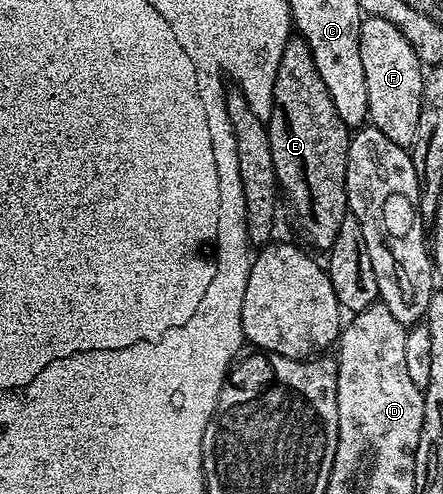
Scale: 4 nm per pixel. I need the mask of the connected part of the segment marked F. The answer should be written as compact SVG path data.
M367 16L359 24L361 64L365 67L365 84L369 87L370 125L375 126L393 144L410 148L417 136L417 124L421 120L421 88L424 67L417 52L405 40L405 36L389 20Z

